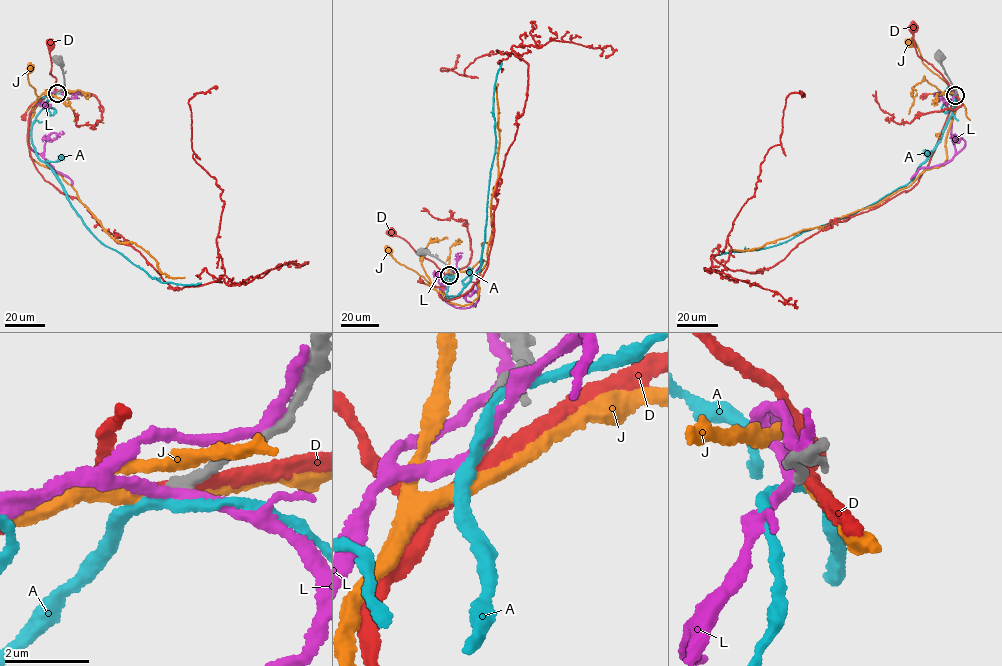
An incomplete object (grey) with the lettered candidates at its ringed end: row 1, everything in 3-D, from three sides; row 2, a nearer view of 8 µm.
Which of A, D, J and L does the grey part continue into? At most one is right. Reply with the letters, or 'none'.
A

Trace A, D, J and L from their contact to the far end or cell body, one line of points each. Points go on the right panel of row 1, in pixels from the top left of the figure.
A: (955, 95), (956, 102), (941, 139), (907, 184), (847, 217), (802, 232), (785, 242), (712, 256)
D: (955, 95), (943, 75), (918, 55), (913, 27)
J: (955, 95), (948, 84), (924, 64), (919, 49), (909, 42)
L: (955, 95), (953, 91), (955, 105), (951, 137), (954, 155), (941, 164), (918, 169), (910, 179)

